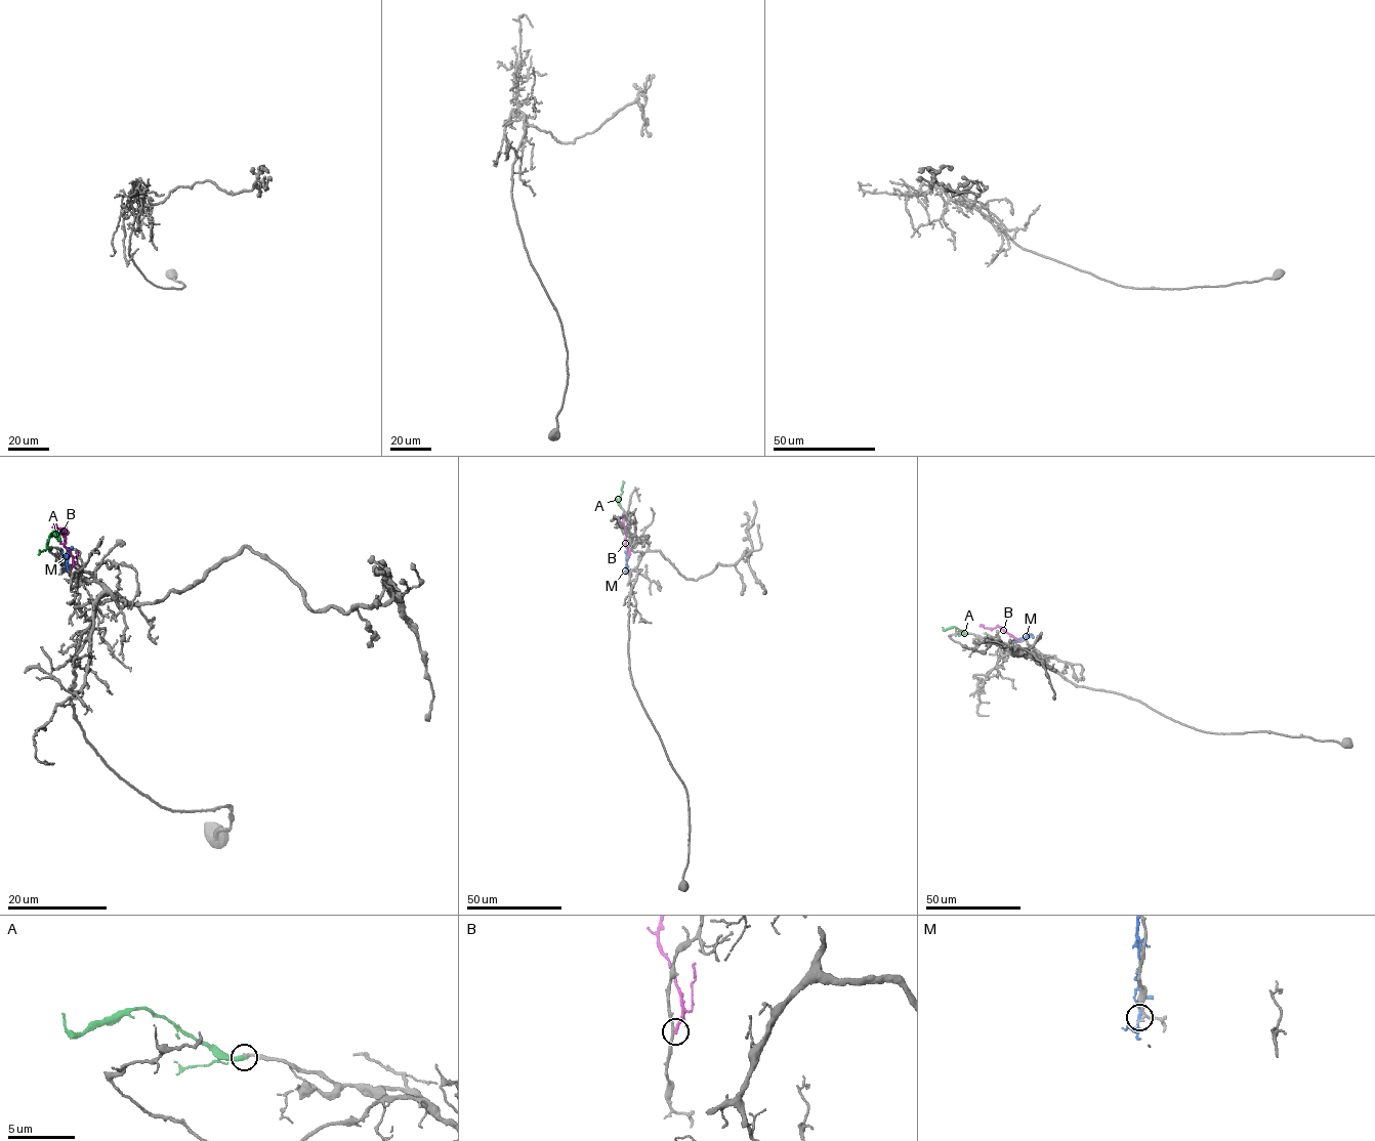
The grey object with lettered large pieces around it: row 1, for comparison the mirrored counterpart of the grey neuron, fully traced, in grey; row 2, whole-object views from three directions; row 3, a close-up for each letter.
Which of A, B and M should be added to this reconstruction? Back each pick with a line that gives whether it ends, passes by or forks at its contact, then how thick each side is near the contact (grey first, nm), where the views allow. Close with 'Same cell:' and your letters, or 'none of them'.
A: it ends | 240/400 nm
Same cell: A

